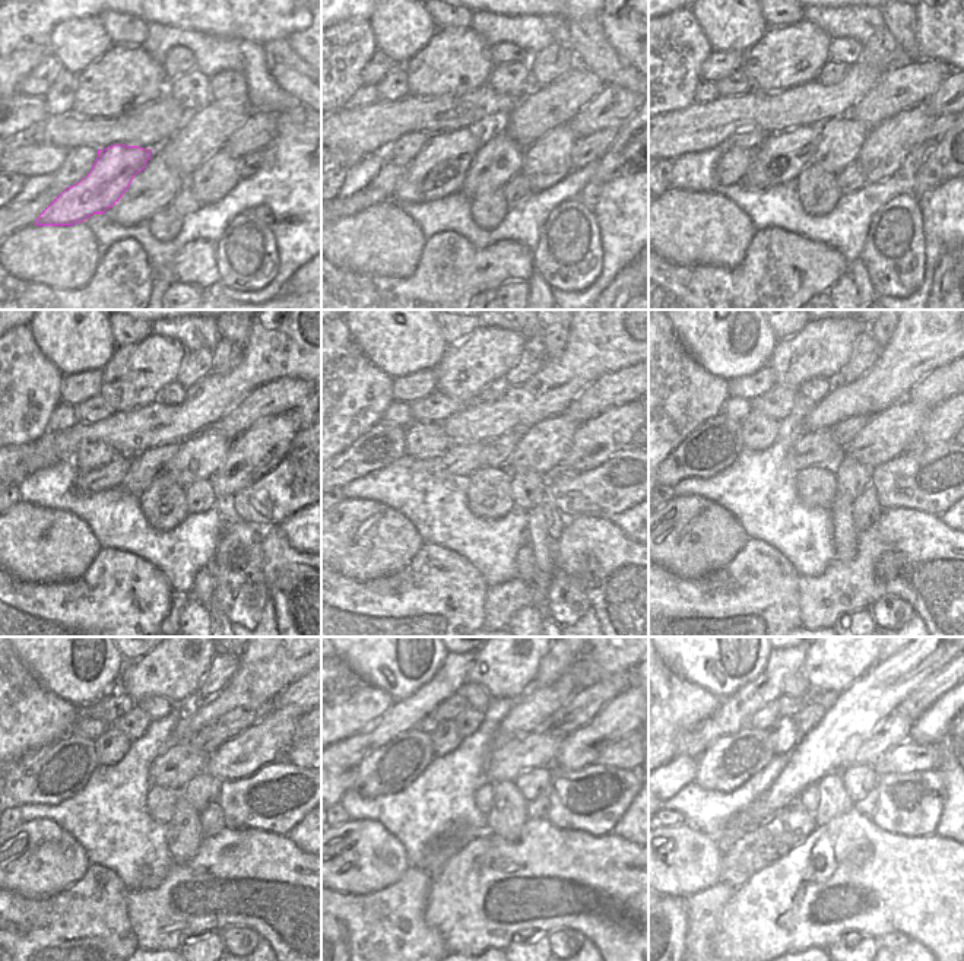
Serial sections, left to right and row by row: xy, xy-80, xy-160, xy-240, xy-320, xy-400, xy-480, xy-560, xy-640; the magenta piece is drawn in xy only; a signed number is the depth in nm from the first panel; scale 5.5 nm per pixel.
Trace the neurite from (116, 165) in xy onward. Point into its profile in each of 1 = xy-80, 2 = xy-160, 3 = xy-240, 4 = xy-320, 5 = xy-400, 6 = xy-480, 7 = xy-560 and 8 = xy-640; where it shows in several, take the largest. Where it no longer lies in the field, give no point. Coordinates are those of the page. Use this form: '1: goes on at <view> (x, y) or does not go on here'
1: goes on at xy-80 (438, 171)
2: goes on at xy-160 (780, 158)
3: goes on at xy-240 (143, 468)
4: goes on at xy-320 (495, 453)
5: goes on at xy-400 (844, 431)
6: goes on at xy-480 (208, 741)
7: goes on at xy-560 (584, 704)
8: goes on at xy-640 (926, 694)

